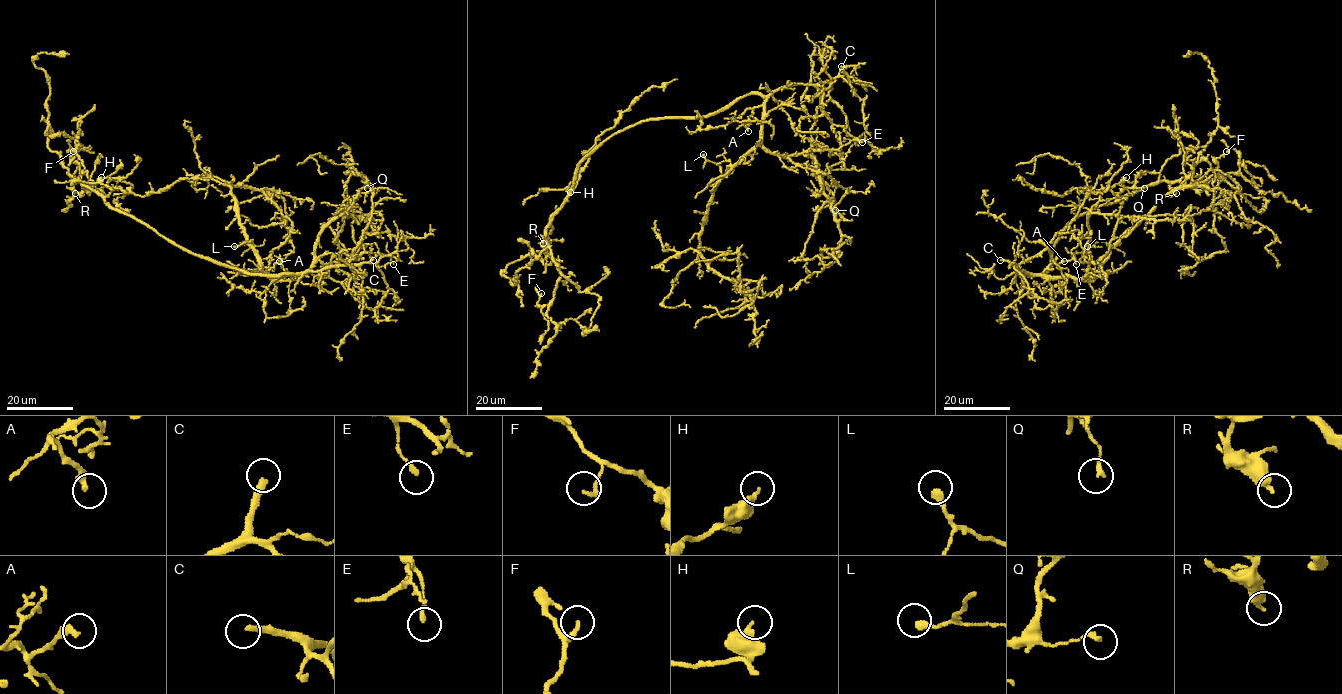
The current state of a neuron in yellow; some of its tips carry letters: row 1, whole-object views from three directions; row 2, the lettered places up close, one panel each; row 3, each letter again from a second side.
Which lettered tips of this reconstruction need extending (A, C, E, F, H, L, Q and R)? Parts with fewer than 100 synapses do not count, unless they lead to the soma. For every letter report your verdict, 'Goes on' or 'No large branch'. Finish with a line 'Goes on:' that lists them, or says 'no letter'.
A: No large branch
C: Goes on
E: No large branch
F: No large branch
H: No large branch
L: No large branch
Q: No large branch
R: No large branch
Goes on: C

